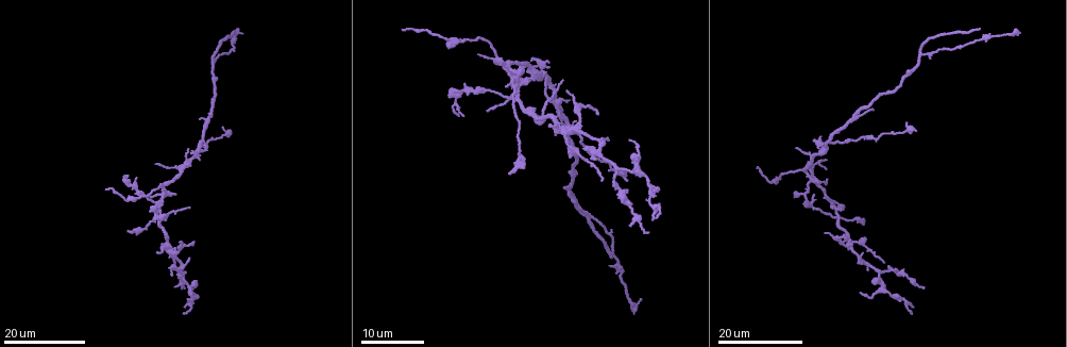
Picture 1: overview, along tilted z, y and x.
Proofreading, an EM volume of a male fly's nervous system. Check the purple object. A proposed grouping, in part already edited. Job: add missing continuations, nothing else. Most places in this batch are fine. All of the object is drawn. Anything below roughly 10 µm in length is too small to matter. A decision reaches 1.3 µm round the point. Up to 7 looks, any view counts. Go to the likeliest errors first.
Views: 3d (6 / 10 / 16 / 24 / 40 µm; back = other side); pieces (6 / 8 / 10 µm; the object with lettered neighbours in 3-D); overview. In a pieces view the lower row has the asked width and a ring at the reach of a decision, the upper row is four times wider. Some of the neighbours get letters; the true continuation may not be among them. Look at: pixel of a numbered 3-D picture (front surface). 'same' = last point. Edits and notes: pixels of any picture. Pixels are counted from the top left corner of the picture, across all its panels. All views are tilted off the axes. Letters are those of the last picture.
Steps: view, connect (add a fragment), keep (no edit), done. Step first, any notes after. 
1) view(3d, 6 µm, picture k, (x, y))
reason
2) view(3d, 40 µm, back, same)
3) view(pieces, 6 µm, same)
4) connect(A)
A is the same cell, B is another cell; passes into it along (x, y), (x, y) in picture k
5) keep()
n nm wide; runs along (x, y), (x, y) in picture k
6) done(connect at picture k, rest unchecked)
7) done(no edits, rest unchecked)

view(3d, 24 µm, picture 1, (183, 311))
long arm stops here

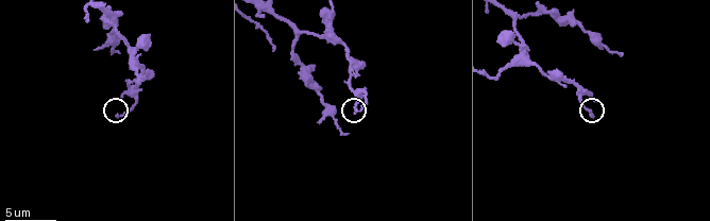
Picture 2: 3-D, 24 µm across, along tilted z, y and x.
view(pieces, 8 µm, picture 2, (593, 116))

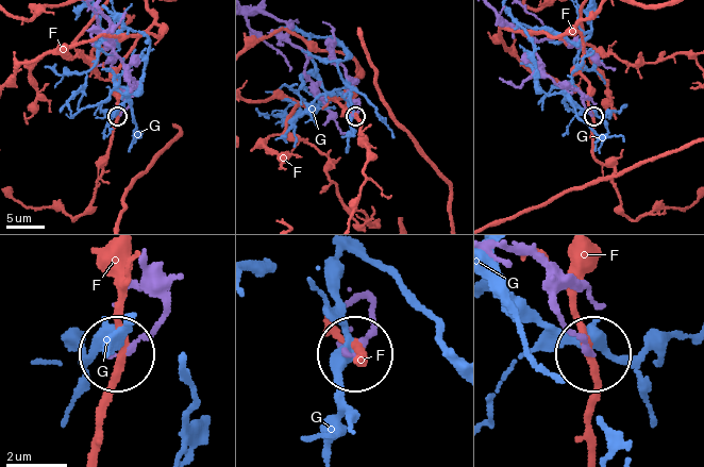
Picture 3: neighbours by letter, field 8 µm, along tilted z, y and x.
keep()
F and G are other cells; runs along (531, 256), (566, 326), (590, 350) in picture 3; no lettered fragment goes on from it

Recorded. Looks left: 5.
view(3d, 24 µm, picture 1, (127, 229))
end of a long branch

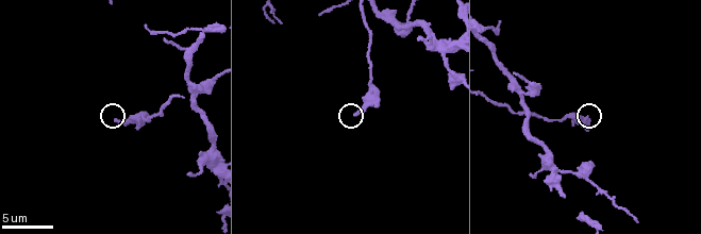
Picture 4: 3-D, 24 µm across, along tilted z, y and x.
view(pieces, 6 µm, picture 4, (357, 113))
see the neighbours

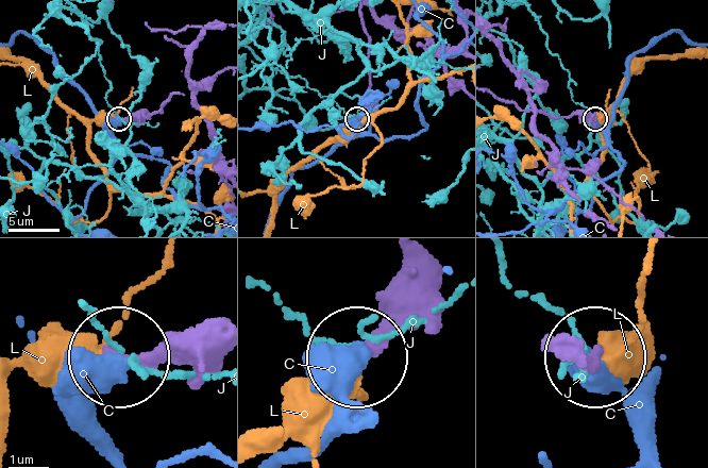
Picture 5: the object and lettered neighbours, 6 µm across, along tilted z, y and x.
keep()
C, J and L are other cells; runs along (197, 331), (123, 354) in picture 5; none of them fits

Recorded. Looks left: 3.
view(3d, 24 µm, picture 1, (192, 154))
branch stops here

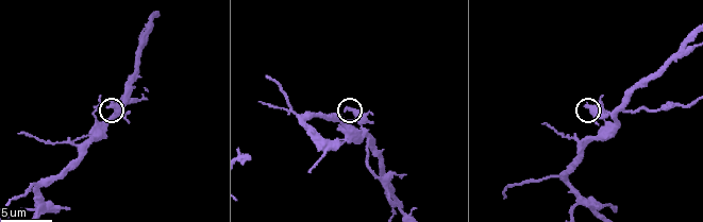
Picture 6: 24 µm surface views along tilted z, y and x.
view(pieces, 8 µm, picture 6, (111, 108))
what lies round it

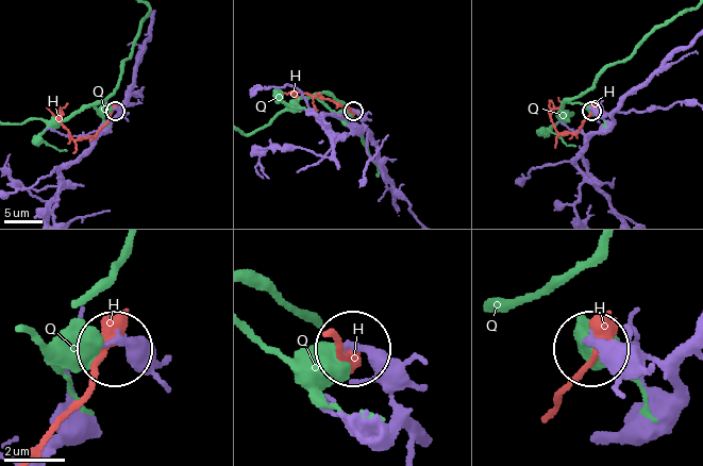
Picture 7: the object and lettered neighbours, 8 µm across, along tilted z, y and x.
keep()
240 nm wide; H and Q are other cells; runs along (676, 375), (590, 344) in picture 7; none of them fits

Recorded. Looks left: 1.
done(no edits, rest unchecked)

